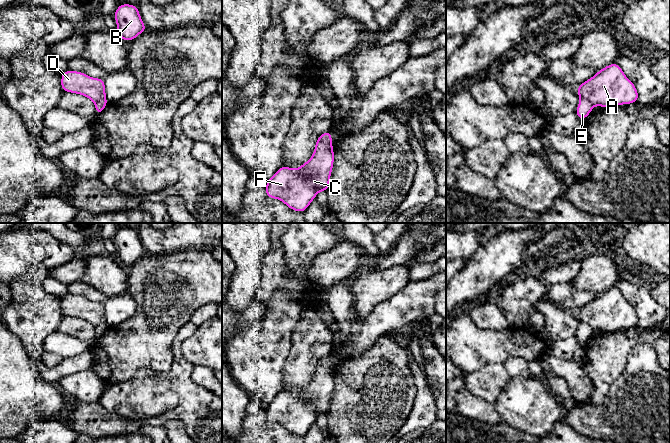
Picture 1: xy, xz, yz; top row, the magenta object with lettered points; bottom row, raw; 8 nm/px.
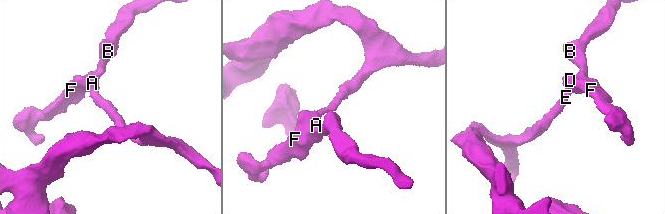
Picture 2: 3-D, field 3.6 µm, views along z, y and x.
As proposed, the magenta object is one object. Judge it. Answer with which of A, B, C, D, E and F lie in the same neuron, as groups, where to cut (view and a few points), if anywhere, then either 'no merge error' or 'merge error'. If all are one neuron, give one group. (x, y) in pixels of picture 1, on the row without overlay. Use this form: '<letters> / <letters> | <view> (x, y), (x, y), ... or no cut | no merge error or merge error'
A B C D F / E | yz (580, 321), (586, 322), (593, 329) | merge error

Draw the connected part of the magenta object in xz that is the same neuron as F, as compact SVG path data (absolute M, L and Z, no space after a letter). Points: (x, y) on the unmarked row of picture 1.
M318 361L312 381L298 393L281 390L266 405L264 418L304 437L318 416L328 414L333 388L333 369L322 366Z

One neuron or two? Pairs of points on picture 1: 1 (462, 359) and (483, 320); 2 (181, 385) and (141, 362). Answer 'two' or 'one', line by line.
1: two
2: two

